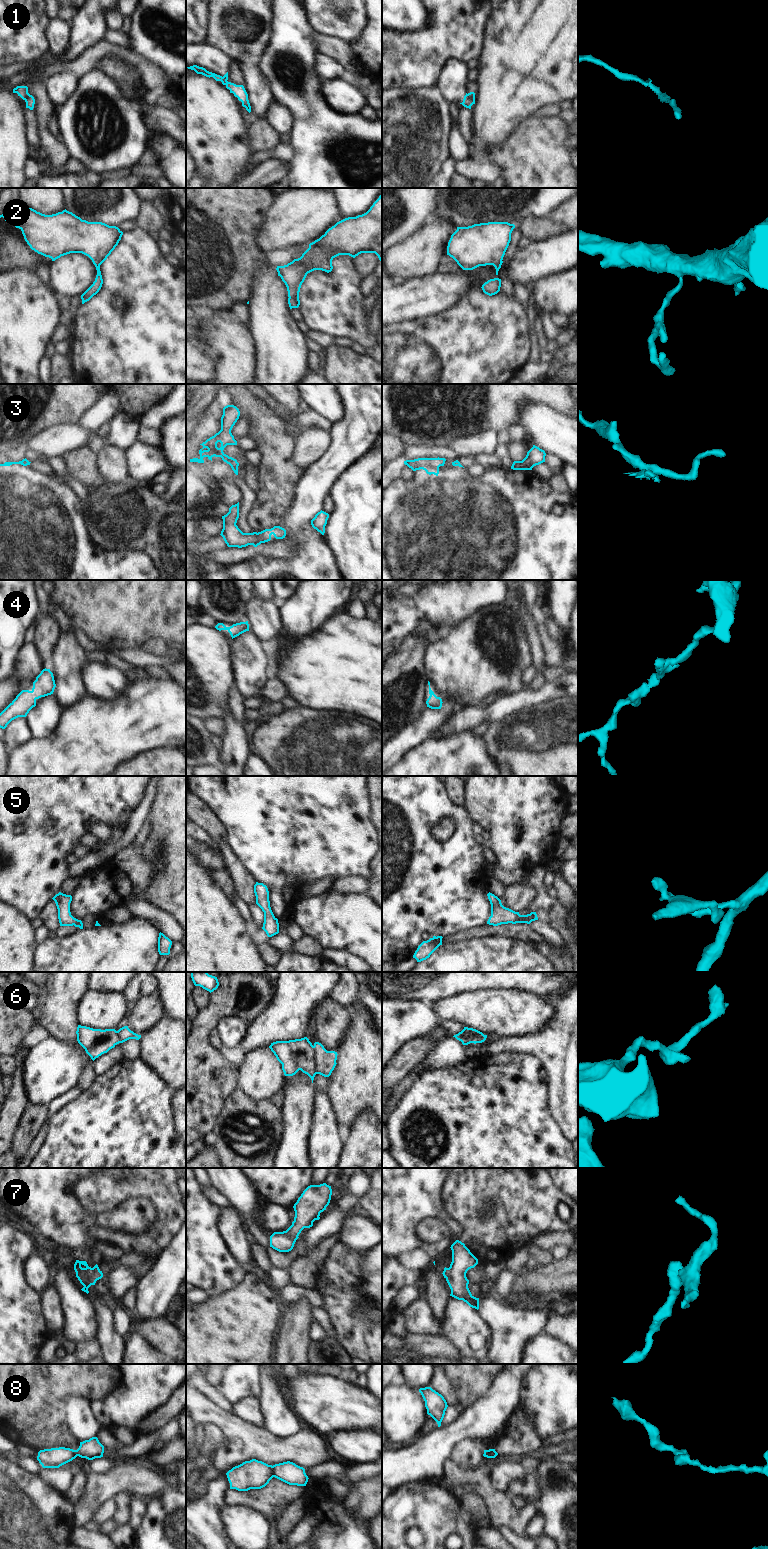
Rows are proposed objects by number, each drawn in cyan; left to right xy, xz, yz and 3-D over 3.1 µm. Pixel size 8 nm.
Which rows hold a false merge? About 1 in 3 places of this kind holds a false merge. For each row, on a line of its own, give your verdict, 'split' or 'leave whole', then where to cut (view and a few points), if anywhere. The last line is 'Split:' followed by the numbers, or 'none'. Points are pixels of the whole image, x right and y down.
1: split | xz (222, 77), (226, 84)
2: leave whole | no cut
3: split | xz (224, 454), (221, 457)
4: leave whole | no cut
5: leave whole | no cut
6: split | xz (312, 1046), (316, 1073)
7: leave whole | no cut
8: split | xz (271, 1466), (274, 1476)
Split: 1, 3, 6, 8

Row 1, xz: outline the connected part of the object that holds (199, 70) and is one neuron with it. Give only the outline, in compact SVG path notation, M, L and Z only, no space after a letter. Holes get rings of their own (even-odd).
M193 65L193 66L186 67L186 68L194 70L197 74L202 74L202 75L204 75L206 77L209 77L209 78L213 77L216 81L221 81L223 85L227 84L227 81L222 76L217 75L215 73L212 73L212 72L209 72L203 67L199 67L197 65Z

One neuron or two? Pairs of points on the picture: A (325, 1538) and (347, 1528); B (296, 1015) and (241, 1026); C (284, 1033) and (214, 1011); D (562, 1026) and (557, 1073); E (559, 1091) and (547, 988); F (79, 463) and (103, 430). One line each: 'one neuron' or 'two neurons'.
A: one neuron
B: two neurons
C: two neurons
D: one neuron
E: two neurons
F: two neurons

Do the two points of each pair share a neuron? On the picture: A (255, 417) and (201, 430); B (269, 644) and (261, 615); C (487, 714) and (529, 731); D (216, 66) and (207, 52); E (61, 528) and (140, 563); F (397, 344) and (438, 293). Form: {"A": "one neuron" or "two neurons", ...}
{"A": "two neurons", "B": "one neuron", "C": "two neurons", "D": "one neuron", "E": "one neuron", "F": "two neurons"}

